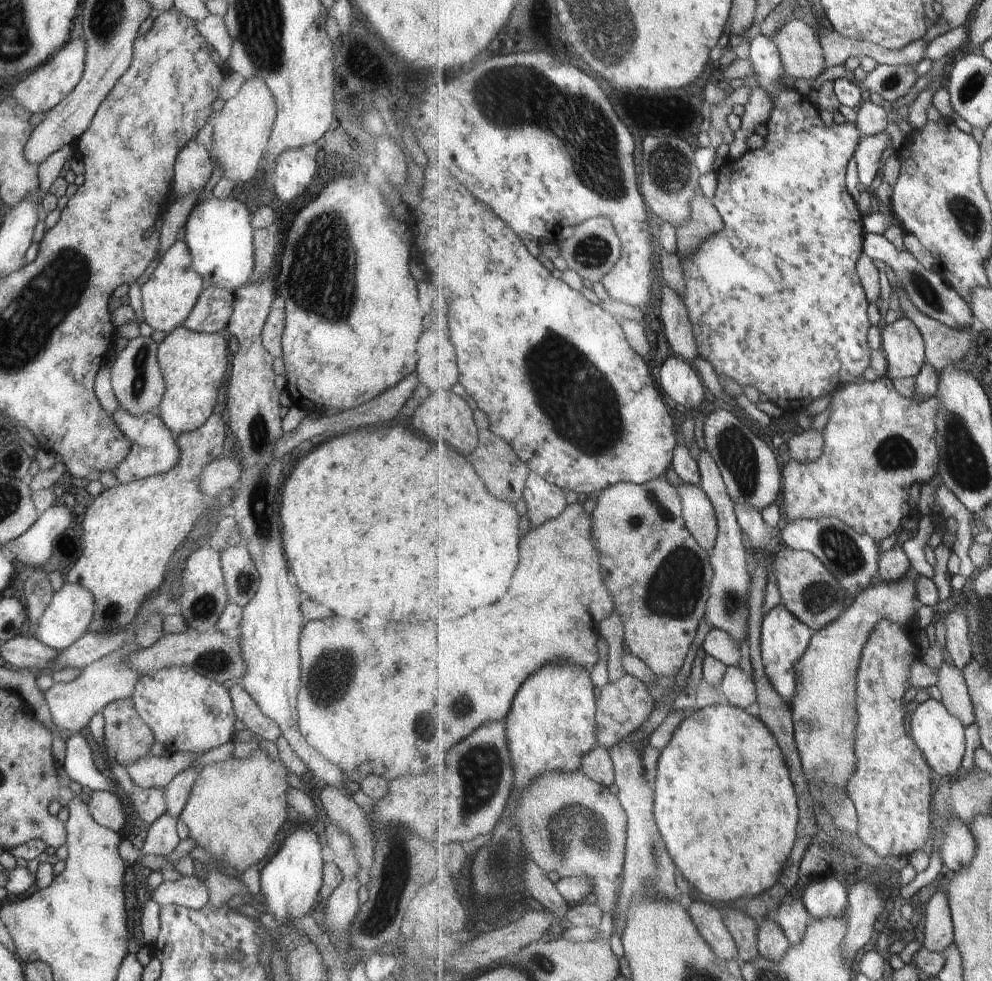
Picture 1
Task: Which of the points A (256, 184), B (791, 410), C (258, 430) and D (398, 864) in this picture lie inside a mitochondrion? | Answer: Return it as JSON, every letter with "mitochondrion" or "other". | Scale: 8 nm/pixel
{"A":"other","B":"other","C":"mitochondrion","D":"mitochondrion"}

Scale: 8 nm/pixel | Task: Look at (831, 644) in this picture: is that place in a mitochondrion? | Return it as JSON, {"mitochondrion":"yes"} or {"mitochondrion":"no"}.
{"mitochondrion":"no"}

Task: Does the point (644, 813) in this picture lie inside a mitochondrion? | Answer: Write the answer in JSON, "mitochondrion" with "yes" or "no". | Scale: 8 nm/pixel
{"mitochondrion":"yes"}

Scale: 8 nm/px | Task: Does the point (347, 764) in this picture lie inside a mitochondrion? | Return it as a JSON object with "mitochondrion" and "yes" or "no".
{"mitochondrion":"no"}

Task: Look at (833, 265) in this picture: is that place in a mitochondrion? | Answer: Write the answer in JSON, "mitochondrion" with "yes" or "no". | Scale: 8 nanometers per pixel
{"mitochondrion":"no"}

